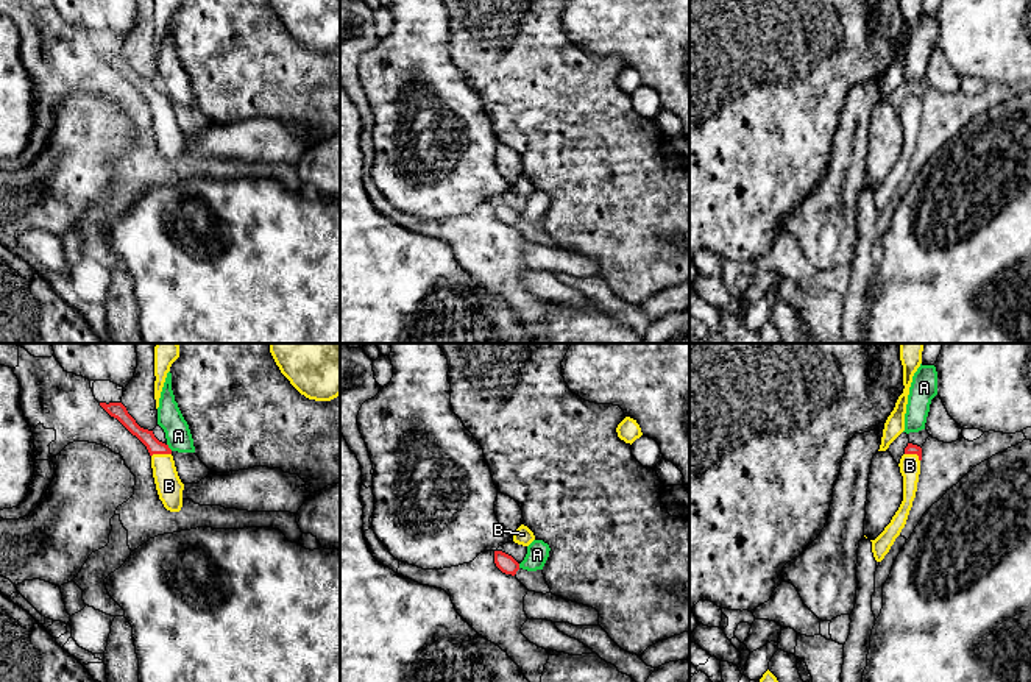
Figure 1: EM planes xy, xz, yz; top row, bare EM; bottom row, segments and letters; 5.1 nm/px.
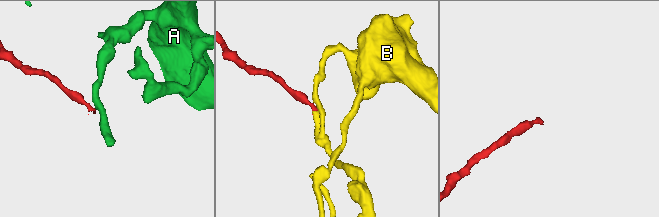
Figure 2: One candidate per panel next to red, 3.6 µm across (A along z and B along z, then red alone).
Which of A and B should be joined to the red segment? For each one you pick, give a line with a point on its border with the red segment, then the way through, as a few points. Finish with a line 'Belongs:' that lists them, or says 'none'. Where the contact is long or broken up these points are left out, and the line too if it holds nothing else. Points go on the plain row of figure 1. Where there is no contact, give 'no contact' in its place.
B: xy (161, 103) | across xy (147, 88), (161, 103), (169, 136)
Belongs: B

